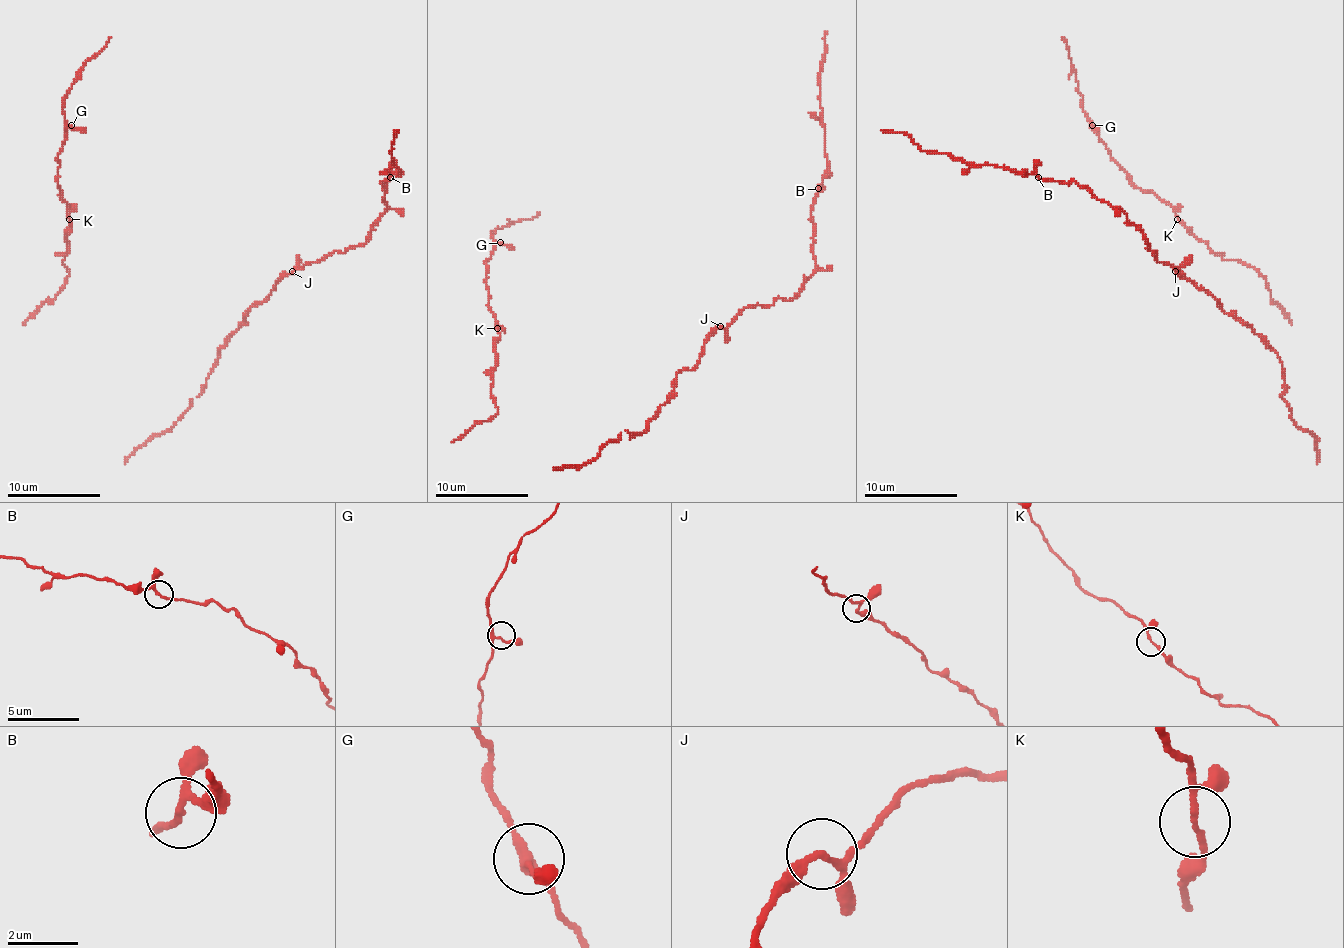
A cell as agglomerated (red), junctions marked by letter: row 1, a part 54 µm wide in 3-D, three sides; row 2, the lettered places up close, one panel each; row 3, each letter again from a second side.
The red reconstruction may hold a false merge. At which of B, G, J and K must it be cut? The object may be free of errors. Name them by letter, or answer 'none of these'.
none of these

